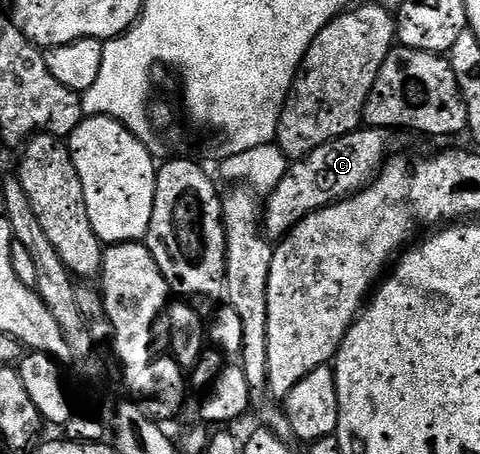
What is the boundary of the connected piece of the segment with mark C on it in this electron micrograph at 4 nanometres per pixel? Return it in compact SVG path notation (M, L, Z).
M360 128L321 144L321 148L313 148L309 156L294 159L288 165L285 176L281 177L281 182L266 195L267 206L265 202L261 210L261 225L268 239L281 240L288 230L292 230L314 210L362 190L395 150L395 138L397 134L394 130Z

